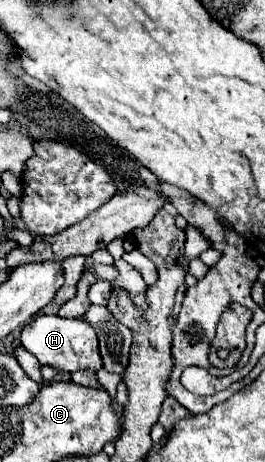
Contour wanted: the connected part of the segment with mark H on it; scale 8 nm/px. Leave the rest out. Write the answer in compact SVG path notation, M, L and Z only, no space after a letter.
M36 316L26 328L22 328L22 346L38 358L42 366L50 366L56 372L72 374L76 370L100 370L102 358L98 352L98 336L84 318L60 318L60 316Z

